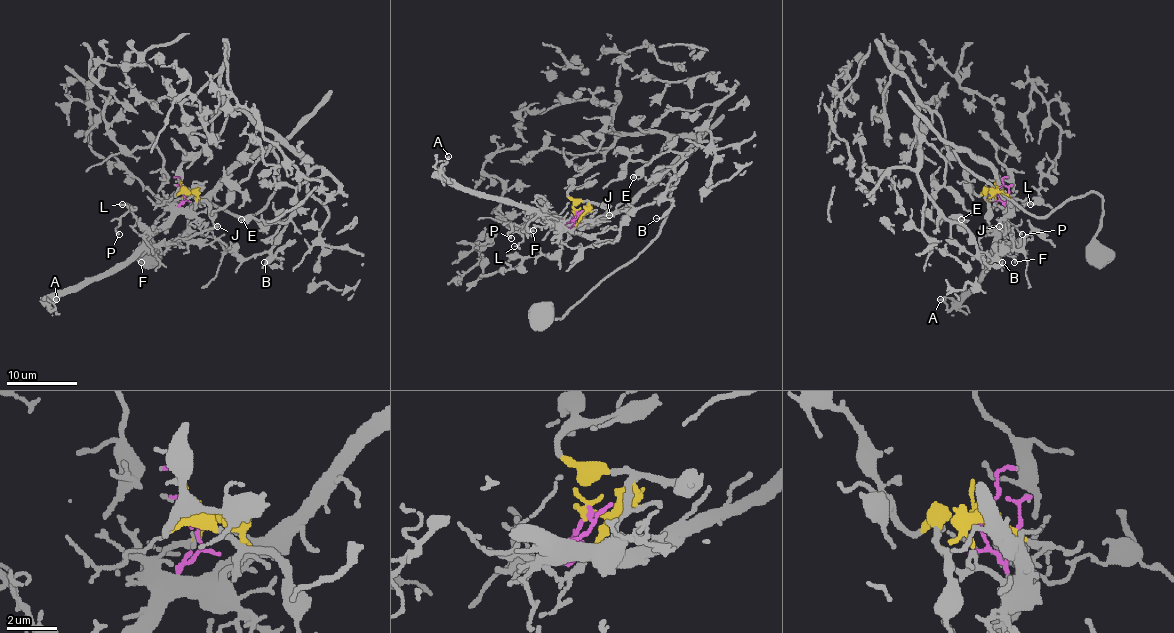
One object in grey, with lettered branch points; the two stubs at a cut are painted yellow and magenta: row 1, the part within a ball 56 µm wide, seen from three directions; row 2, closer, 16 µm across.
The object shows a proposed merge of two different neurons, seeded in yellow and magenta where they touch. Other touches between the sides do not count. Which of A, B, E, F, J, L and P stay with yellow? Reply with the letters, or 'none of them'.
B, E

